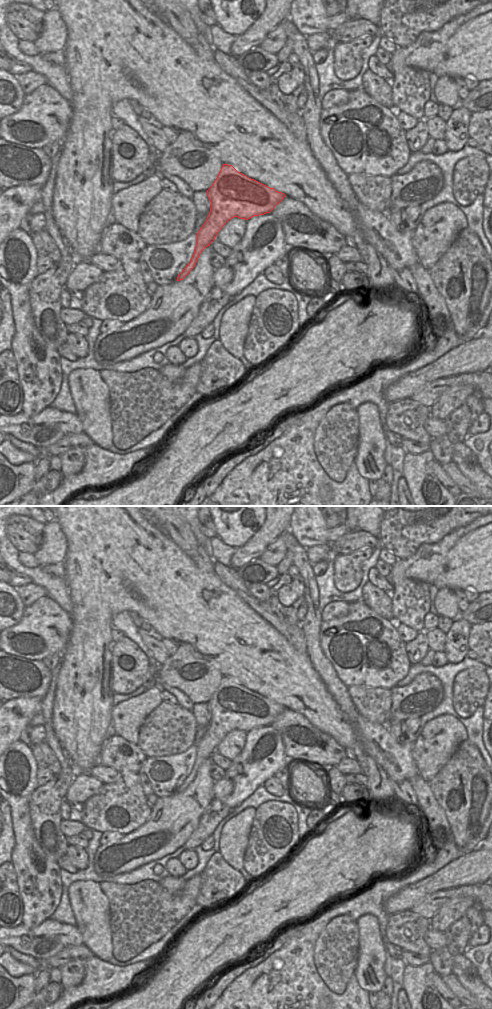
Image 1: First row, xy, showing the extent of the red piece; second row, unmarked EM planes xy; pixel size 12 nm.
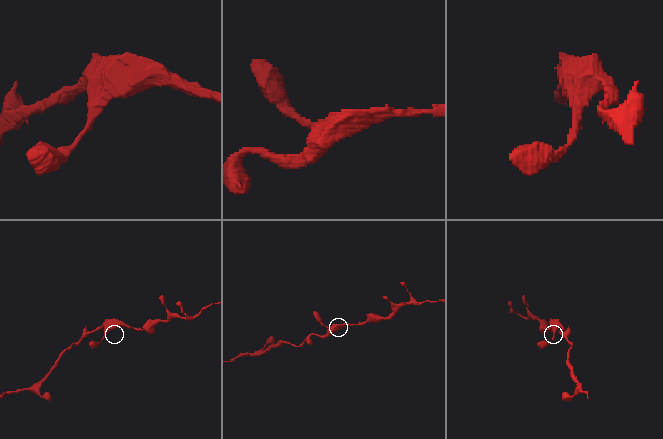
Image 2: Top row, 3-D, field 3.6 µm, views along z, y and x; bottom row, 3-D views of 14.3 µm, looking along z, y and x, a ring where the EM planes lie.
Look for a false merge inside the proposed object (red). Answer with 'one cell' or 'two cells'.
one cell

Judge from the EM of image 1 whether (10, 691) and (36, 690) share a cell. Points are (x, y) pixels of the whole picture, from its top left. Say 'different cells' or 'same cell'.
same cell

